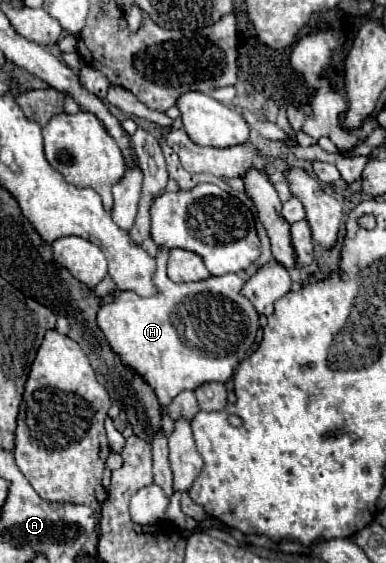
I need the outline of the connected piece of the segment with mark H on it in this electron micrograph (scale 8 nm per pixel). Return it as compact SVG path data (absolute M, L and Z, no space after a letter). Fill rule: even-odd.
M162 248L162 260L158 260L156 296L142 298L134 292L120 292L114 302L98 310L98 326L112 350L154 388L162 406L170 404L184 390L196 390L208 382L228 382L252 348L260 328L258 312L240 292L246 282L240 274L228 272L218 278L210 276L200 282L176 284L166 276L168 252L168 248ZM180 298L182 332L174 324Z

